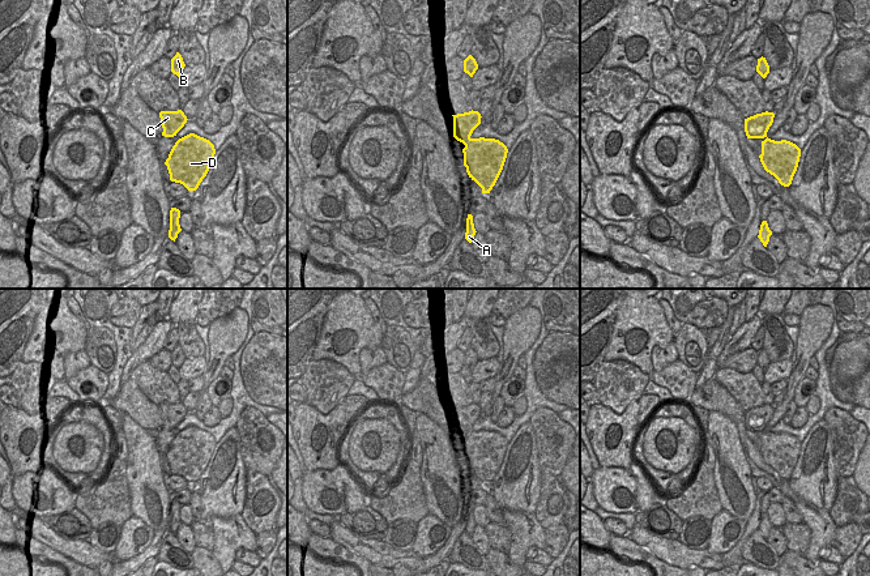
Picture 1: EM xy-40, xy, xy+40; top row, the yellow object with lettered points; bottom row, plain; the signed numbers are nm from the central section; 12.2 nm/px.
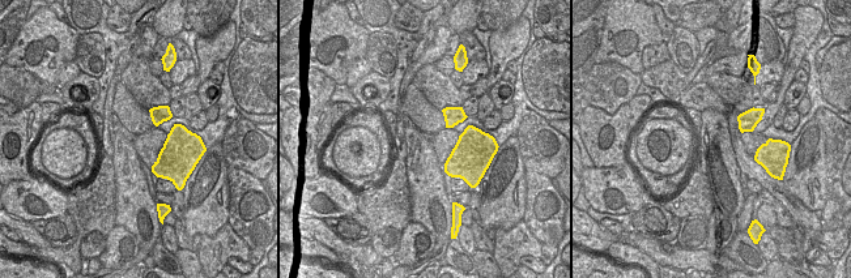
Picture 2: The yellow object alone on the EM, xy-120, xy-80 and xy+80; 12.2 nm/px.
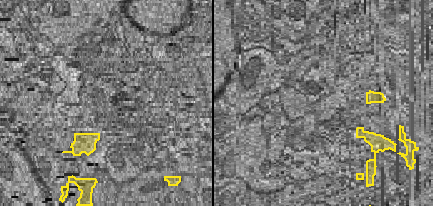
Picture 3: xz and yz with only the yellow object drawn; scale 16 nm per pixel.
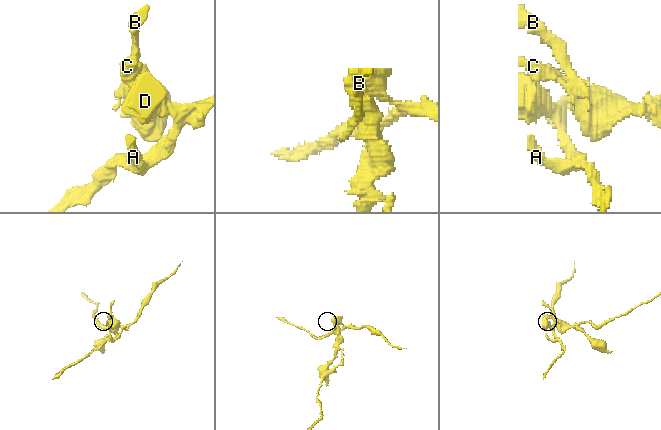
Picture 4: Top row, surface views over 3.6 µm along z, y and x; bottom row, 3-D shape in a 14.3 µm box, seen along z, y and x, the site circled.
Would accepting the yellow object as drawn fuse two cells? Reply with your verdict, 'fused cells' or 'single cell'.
fused cells

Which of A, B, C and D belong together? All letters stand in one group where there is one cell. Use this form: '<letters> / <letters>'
A D / B C

